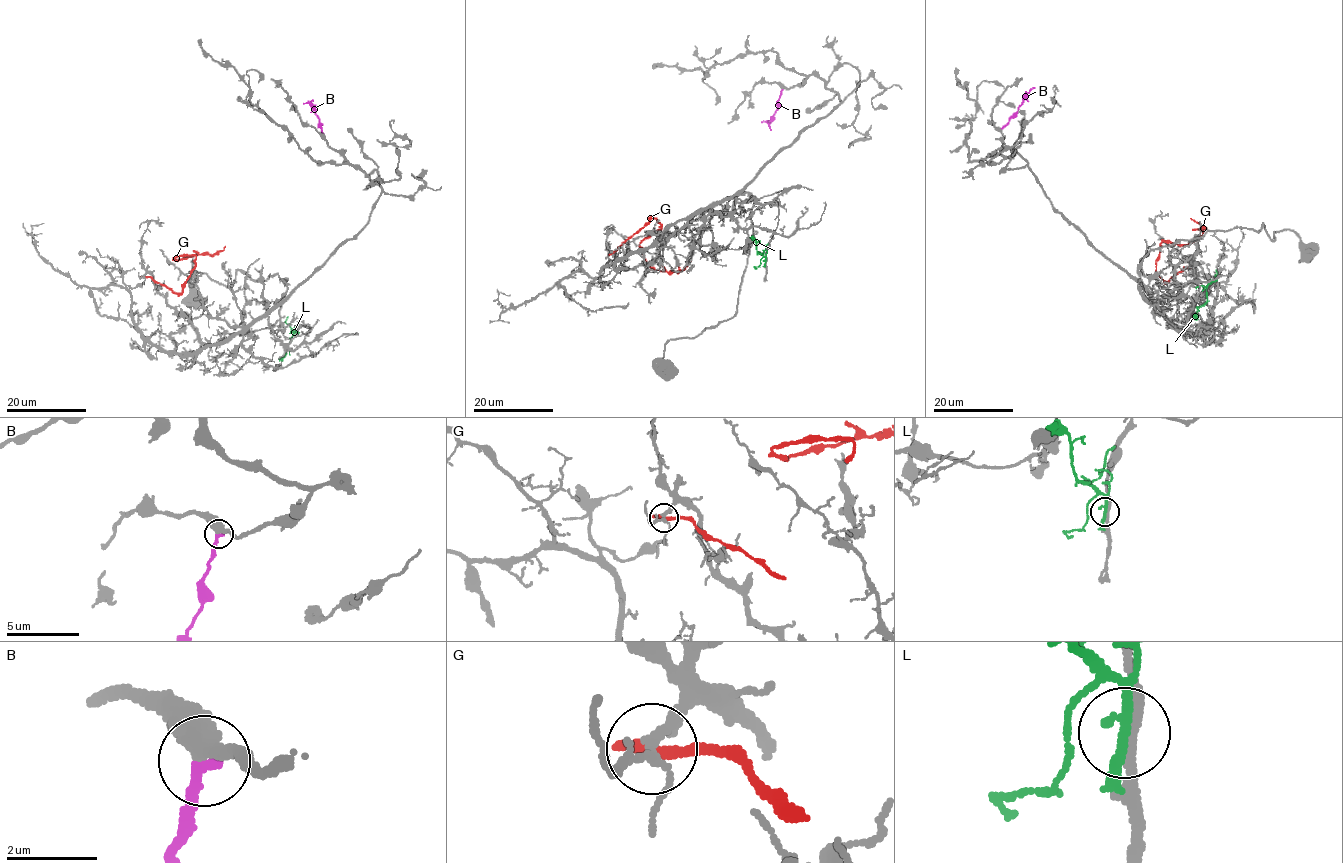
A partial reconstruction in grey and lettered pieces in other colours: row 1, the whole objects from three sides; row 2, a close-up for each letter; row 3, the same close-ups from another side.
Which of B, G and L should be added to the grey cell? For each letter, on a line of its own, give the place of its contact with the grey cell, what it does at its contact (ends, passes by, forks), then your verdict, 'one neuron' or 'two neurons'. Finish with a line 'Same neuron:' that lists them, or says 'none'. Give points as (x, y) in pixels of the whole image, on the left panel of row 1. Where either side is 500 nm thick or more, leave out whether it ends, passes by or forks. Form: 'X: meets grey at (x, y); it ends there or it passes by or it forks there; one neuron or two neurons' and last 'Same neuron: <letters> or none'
B: meets grey at (324, 137); it ends there; one neuron
G: meets grey at (143, 276); it ends there; two neurons
L: meets grey at (296, 329); it passes by; two neurons
Same neuron: B

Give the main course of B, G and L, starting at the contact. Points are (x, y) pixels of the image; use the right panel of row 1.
B: (1002, 128), (1017, 110), (1024, 95), (1034, 87)
G: (1190, 267), (1187, 266), (1167, 281), (1156, 270), (1161, 241), (1188, 244), (1202, 234), (1203, 228), (1190, 218)
L: (1212, 281), (1206, 288), (1207, 301), (1197, 312), (1197, 320)

